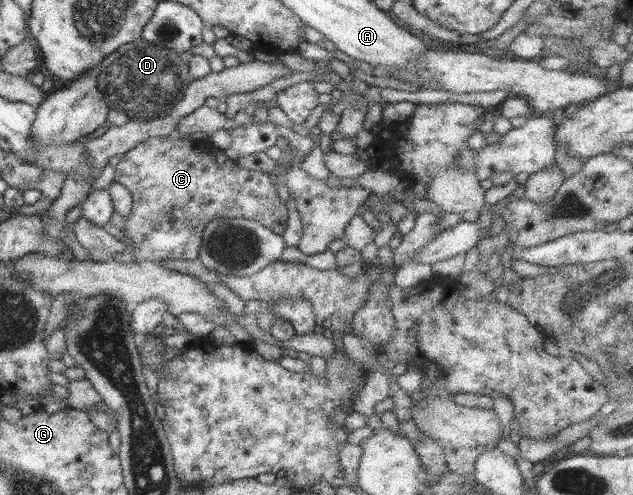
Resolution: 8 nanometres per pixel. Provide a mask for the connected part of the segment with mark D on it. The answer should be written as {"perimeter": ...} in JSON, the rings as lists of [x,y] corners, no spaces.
{"perimeter":[[[140,40],[116,48],[115,51],[109,53],[100,61],[96,88],[102,92],[104,102],[107,103],[106,106],[108,106],[108,109],[125,113],[129,120],[145,122],[164,117],[182,97],[182,92],[186,84],[192,80],[193,77],[186,67],[186,63],[178,57],[178,53],[174,53],[170,49],[160,48],[155,44],[143,43]]]}

